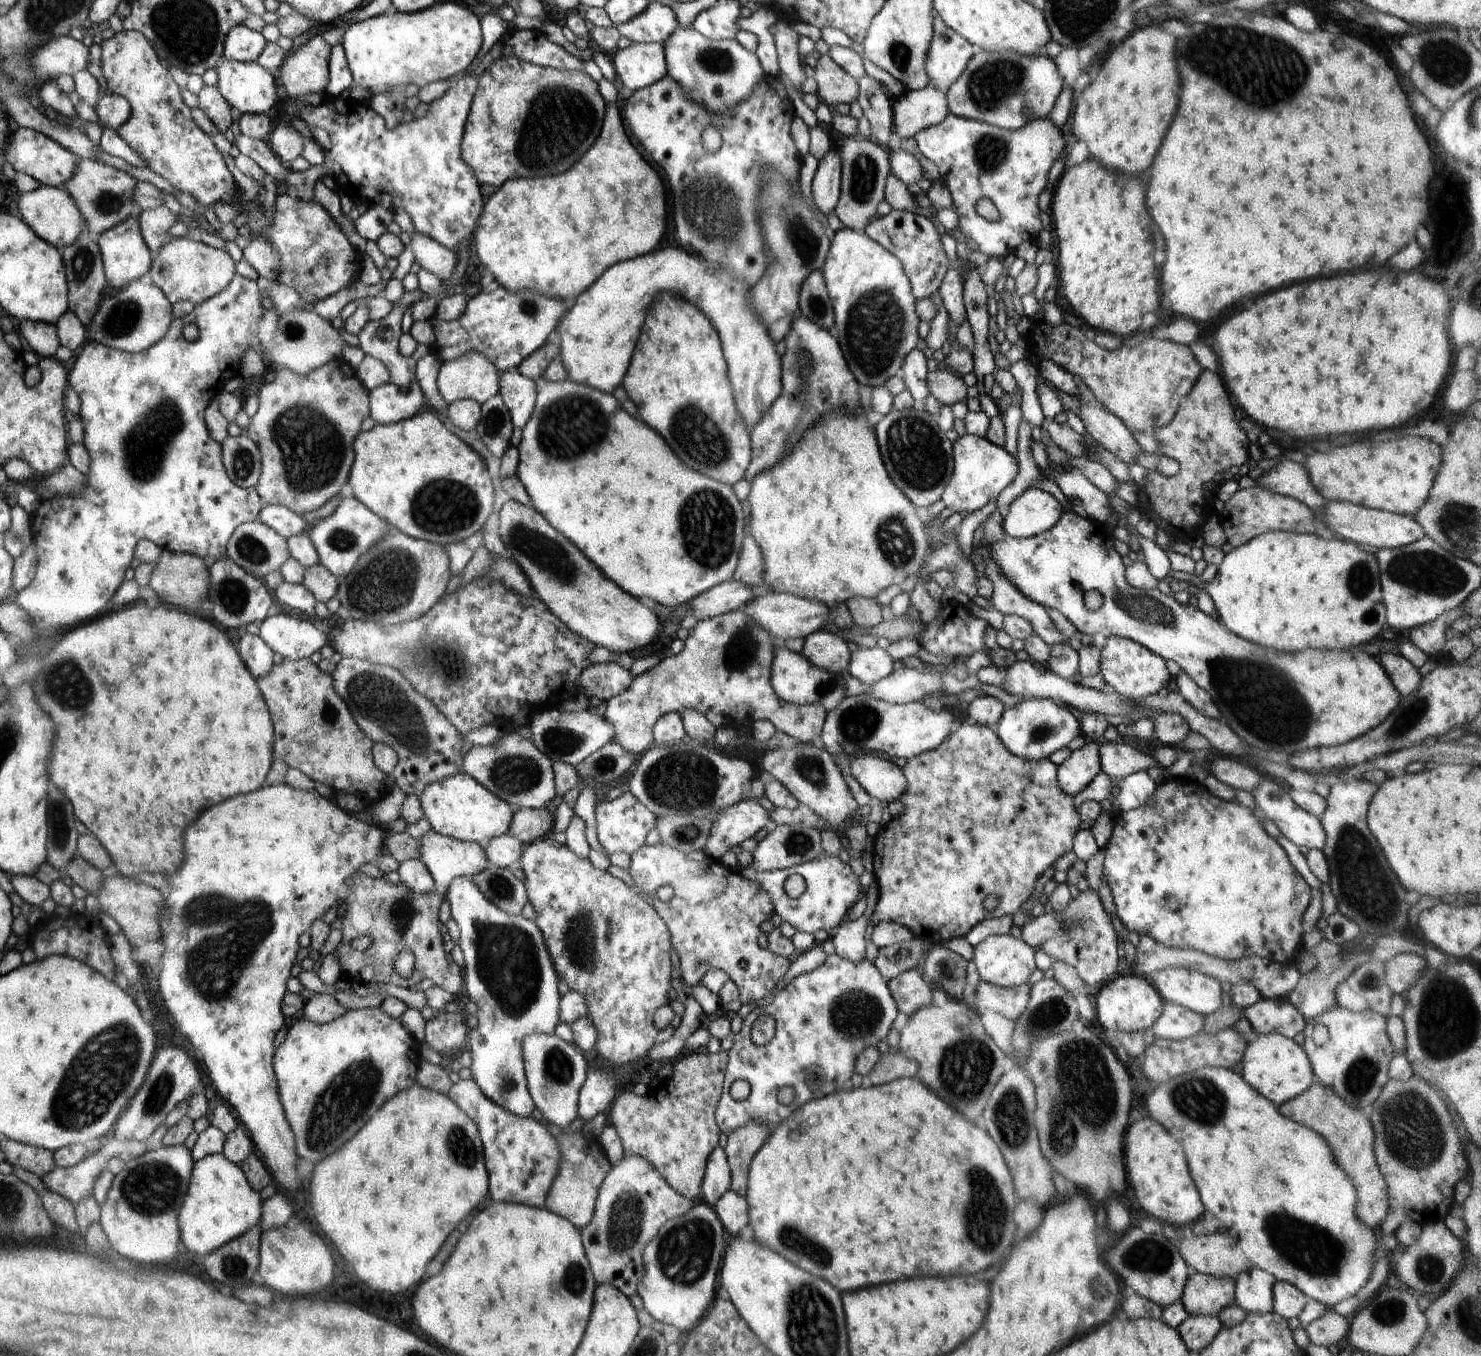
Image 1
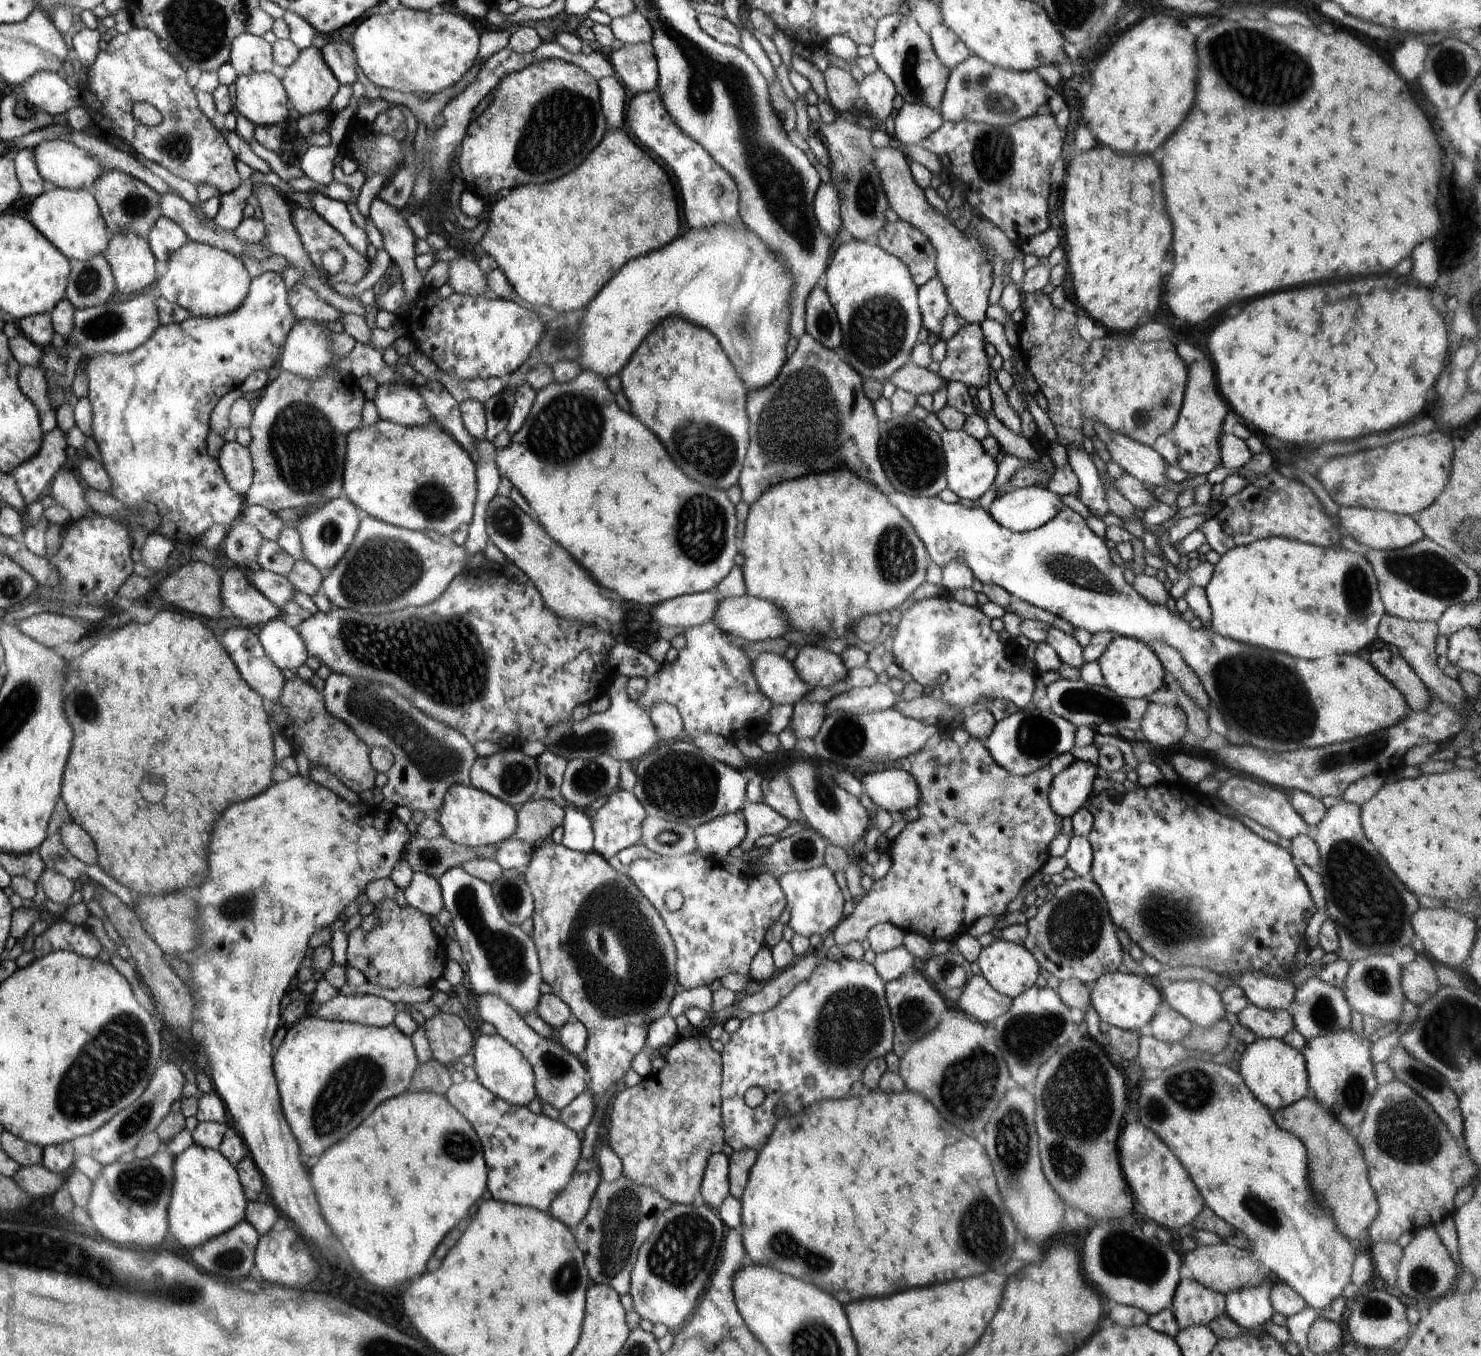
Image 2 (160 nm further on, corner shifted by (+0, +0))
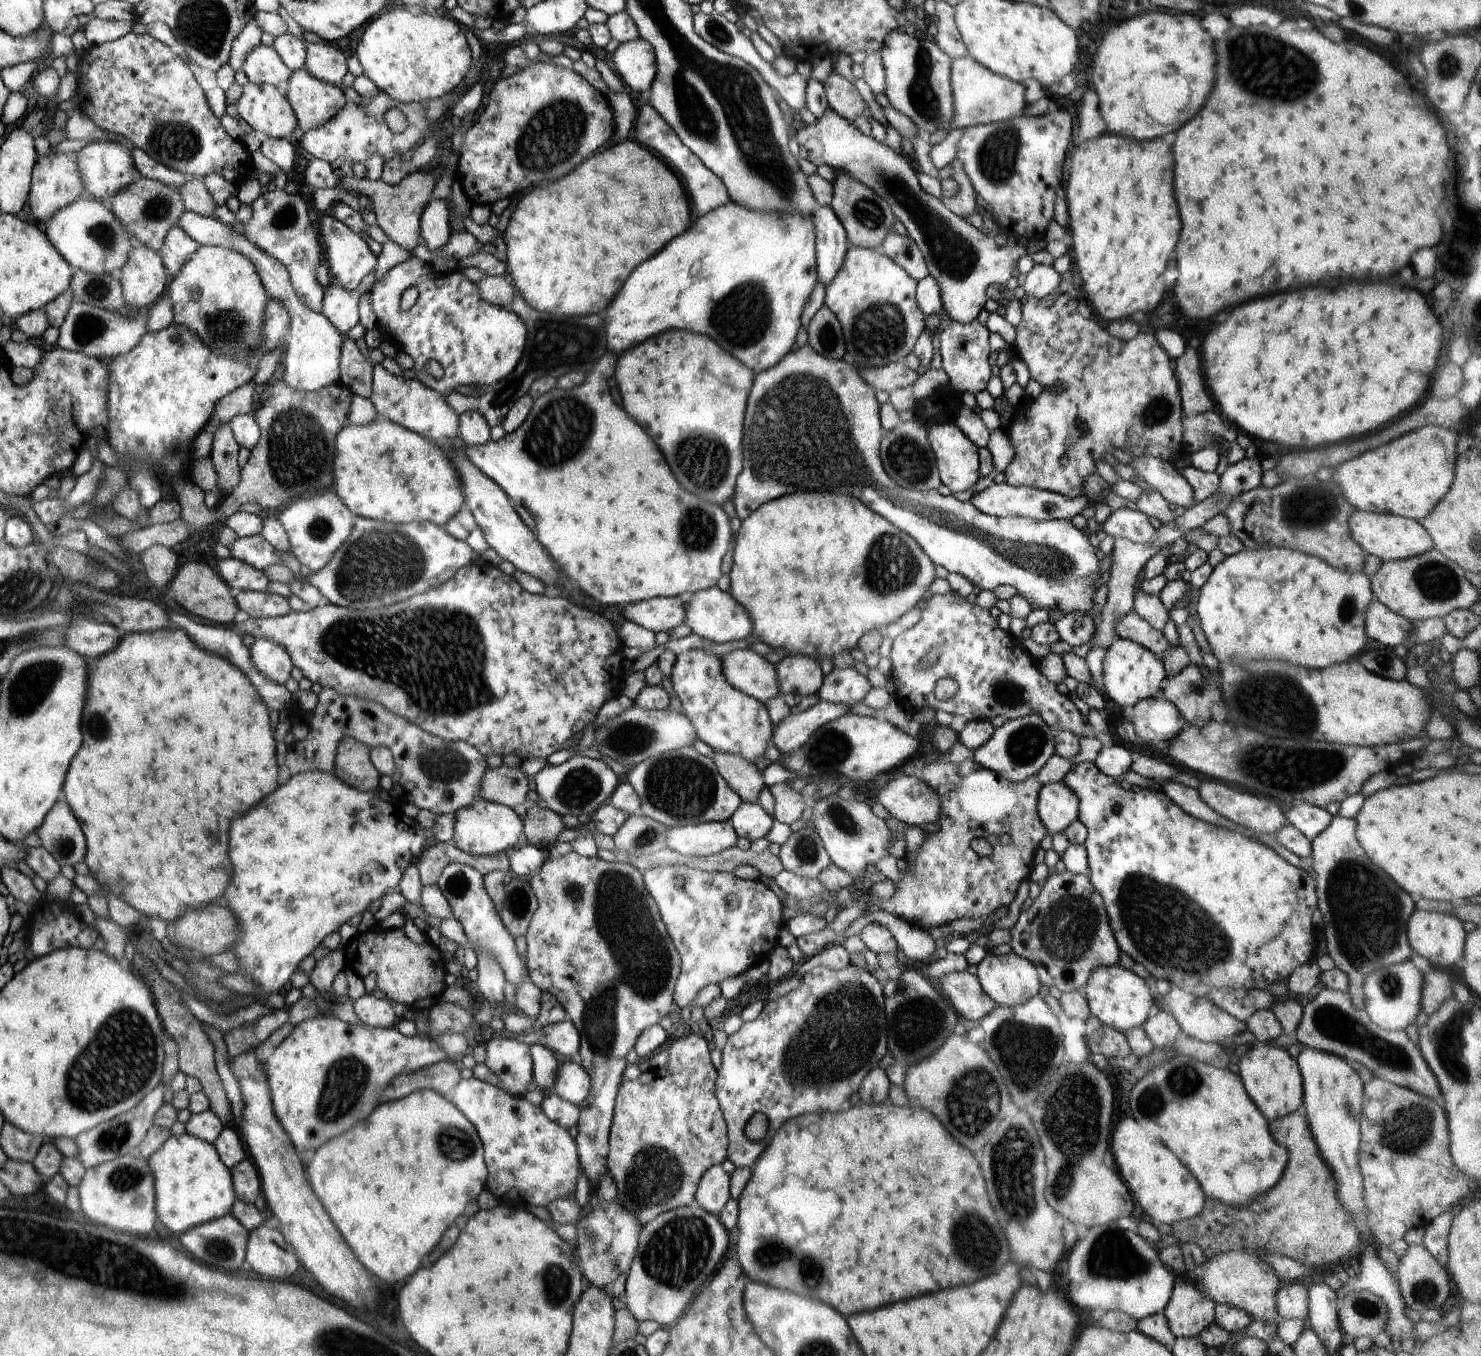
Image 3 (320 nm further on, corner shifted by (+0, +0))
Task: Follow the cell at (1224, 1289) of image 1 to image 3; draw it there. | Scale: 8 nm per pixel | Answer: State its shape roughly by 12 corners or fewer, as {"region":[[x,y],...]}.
{"region":[[1179,1279],[1163,1316],[1174,1337],[1215,1320],[1216,1302]]}

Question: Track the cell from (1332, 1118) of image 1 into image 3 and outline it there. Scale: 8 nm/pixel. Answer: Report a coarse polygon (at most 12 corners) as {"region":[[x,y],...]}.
{"region":[[1302,1109],[1268,1130],[1278,1186],[1171,1225],[1206,1259],[1270,1252],[1320,1270],[1362,1237]]}

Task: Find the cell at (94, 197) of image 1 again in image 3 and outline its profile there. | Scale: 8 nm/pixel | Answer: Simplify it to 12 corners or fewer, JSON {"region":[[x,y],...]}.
{"region":[[141,176],[110,212],[158,254],[185,210],[172,188]]}

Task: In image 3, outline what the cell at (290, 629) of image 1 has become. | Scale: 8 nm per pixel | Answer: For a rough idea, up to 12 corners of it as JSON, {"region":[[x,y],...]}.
{"region":[[268,638],[249,642],[254,668],[276,684],[286,684],[294,664]]}

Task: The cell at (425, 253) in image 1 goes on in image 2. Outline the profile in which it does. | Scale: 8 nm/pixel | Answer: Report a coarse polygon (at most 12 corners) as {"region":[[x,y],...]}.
{"region":[[462,255],[448,263],[454,293],[489,295],[477,262]]}

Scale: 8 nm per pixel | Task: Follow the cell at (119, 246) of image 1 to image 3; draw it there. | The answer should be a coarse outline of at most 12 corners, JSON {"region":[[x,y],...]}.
{"region":[[130,238],[117,275],[124,301],[147,310],[166,288],[160,255]]}

